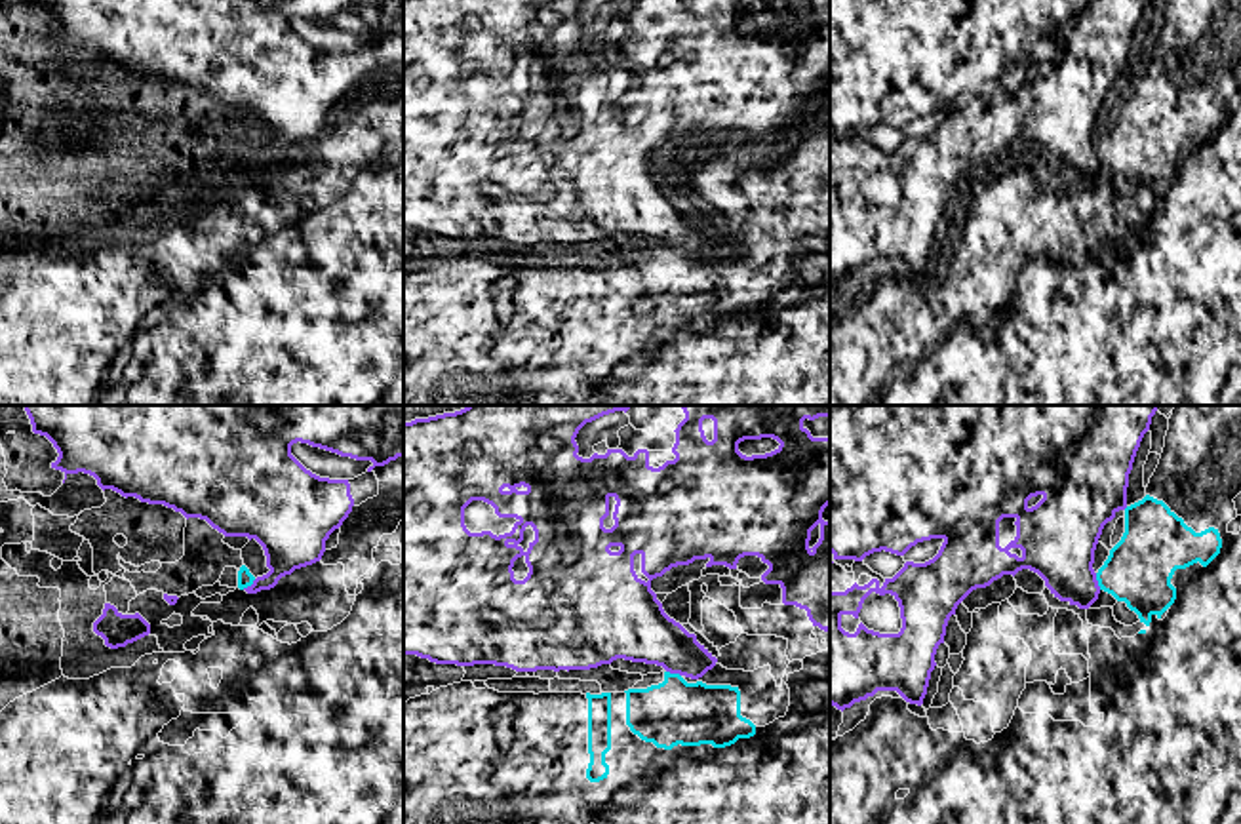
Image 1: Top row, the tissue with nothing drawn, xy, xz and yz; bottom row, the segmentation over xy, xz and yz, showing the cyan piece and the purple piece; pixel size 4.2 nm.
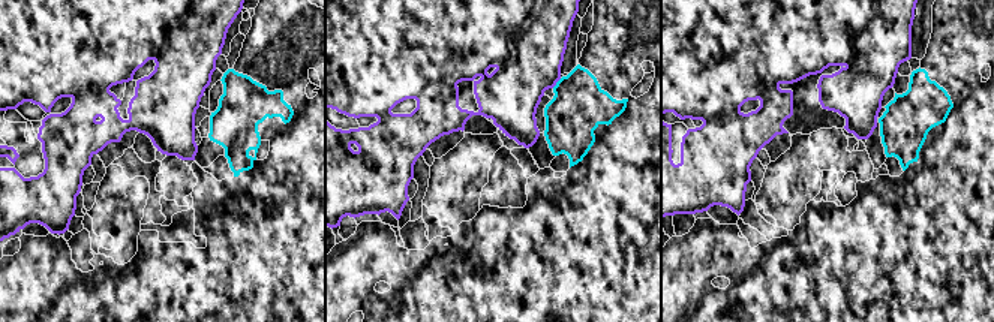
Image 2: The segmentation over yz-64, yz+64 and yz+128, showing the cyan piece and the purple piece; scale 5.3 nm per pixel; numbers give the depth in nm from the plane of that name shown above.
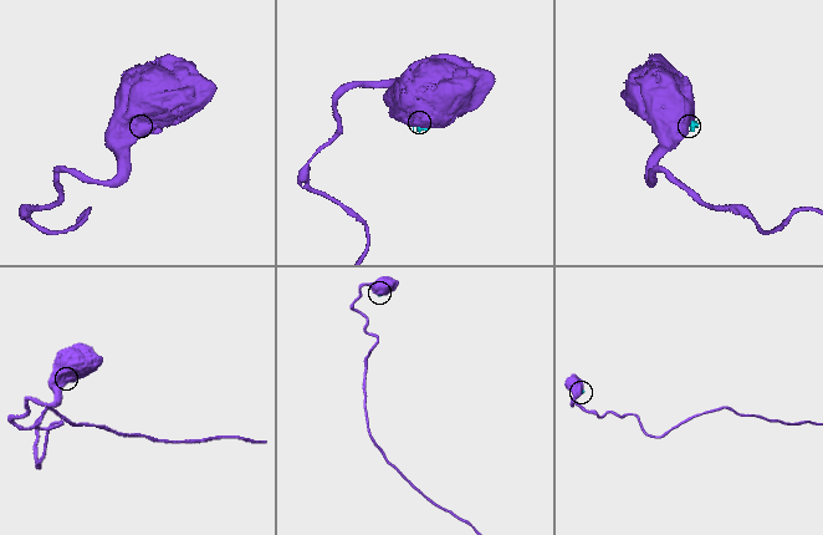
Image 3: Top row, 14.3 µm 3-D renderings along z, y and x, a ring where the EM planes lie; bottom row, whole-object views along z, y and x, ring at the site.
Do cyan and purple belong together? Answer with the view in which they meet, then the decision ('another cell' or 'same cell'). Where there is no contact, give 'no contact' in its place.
contact in yz; another cell

